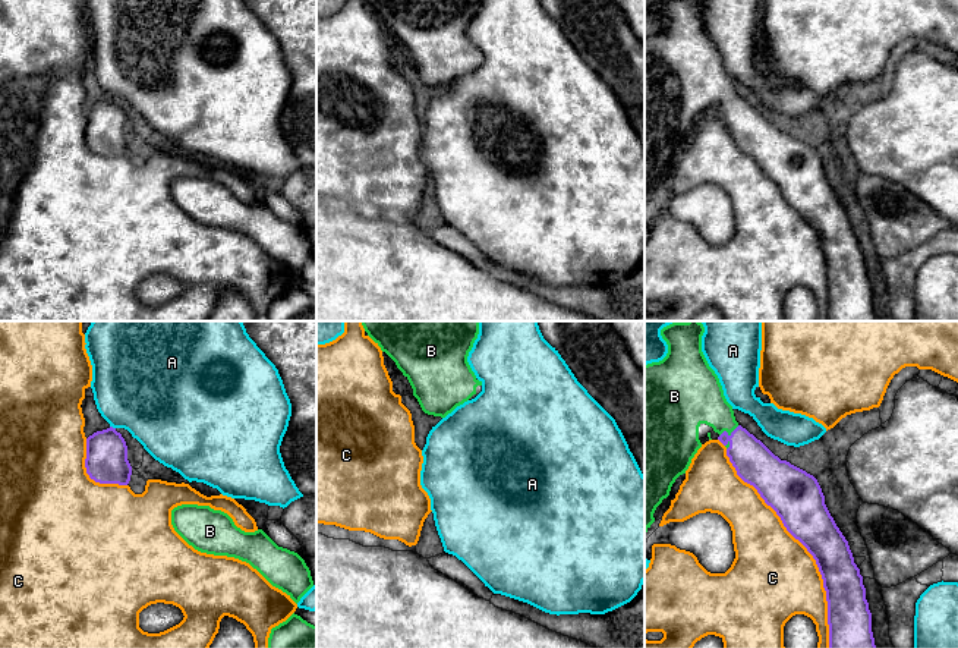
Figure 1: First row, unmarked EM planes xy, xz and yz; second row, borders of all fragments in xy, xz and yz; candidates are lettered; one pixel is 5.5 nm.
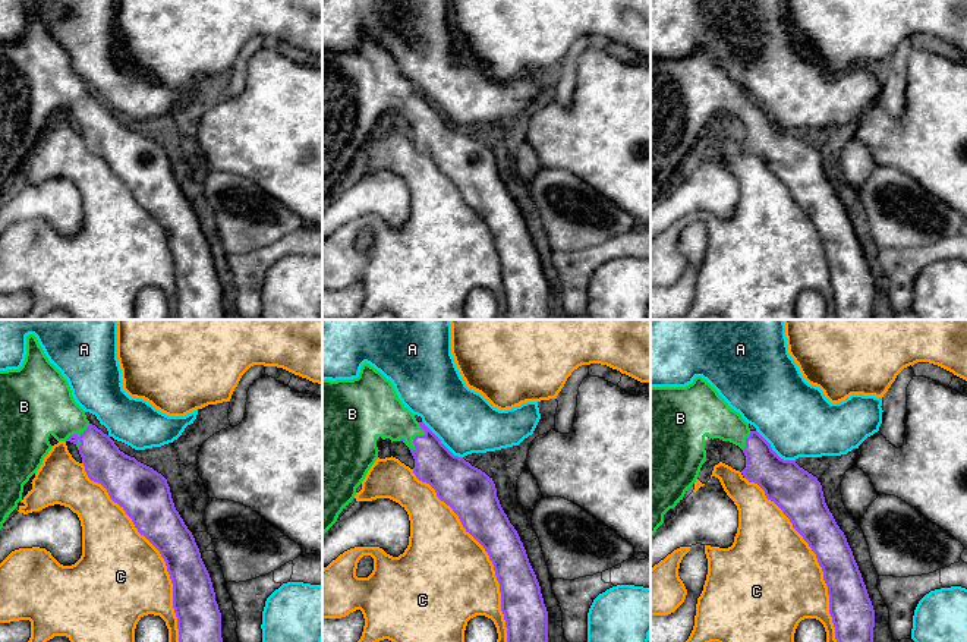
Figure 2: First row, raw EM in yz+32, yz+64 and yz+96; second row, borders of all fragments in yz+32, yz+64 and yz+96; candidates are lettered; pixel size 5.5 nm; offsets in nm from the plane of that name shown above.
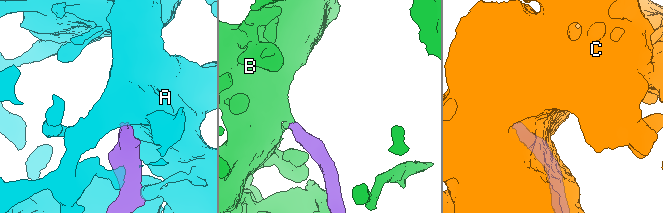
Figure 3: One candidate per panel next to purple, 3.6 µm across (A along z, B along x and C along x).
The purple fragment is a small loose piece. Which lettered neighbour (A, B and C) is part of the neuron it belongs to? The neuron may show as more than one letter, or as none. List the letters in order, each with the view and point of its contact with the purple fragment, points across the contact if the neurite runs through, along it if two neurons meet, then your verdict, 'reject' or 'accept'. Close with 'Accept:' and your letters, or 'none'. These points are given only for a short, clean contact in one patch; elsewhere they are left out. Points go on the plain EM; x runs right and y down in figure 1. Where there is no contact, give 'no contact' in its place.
A: xy (112, 98) | reject
B: yz (727, 104) | across yz (755, 135), (727, 104), (697, 69) | accept
C: yz (804, 217) | reject
Accept: B

